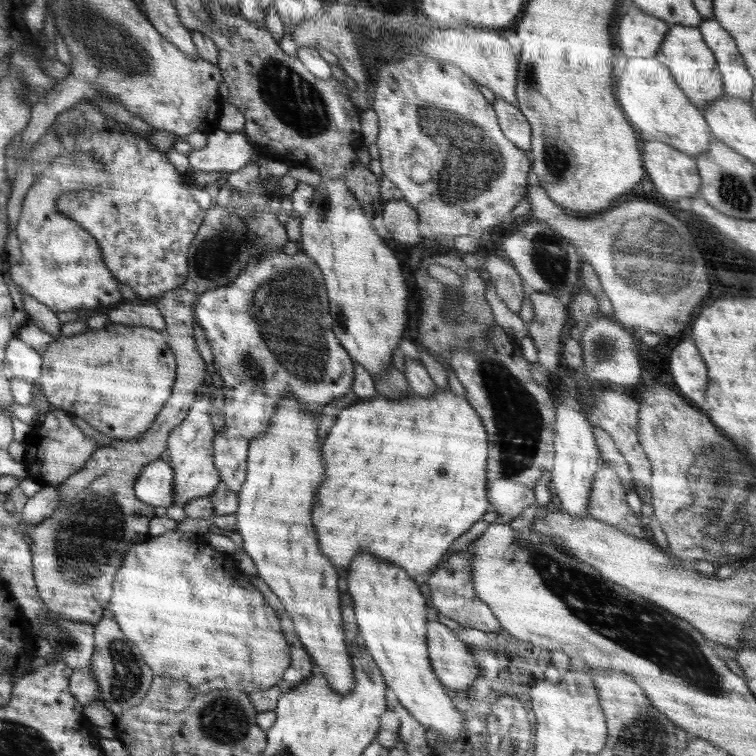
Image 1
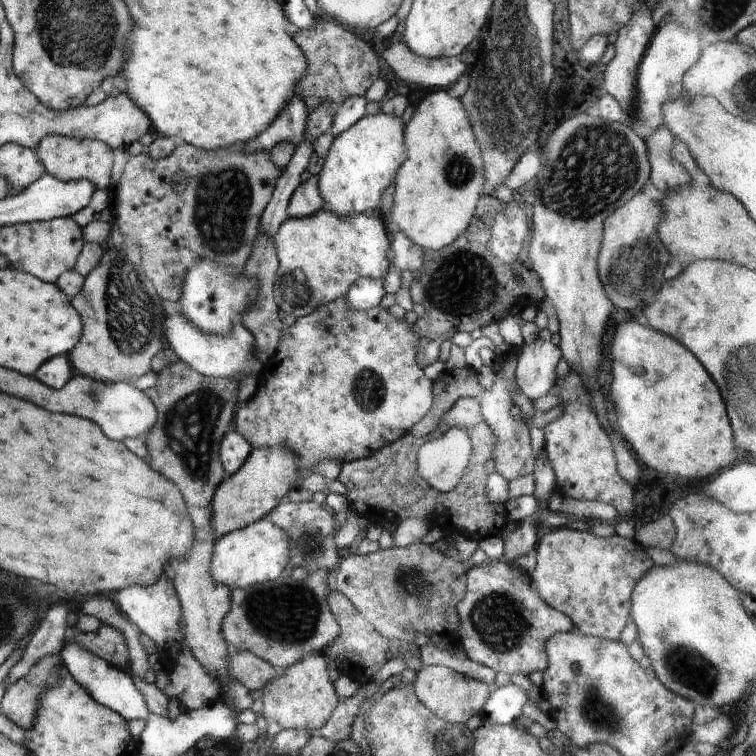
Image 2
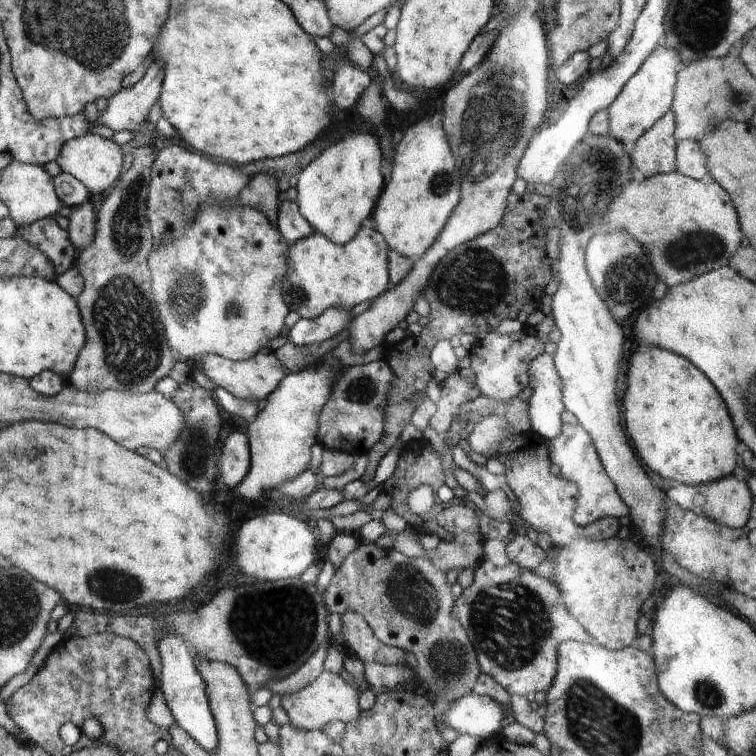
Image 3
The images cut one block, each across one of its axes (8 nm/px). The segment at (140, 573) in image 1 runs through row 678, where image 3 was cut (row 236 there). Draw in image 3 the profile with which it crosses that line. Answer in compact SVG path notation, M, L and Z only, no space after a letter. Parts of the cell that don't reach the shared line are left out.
M215 203L201 207L195 213L191 226L185 230L183 235L176 235L175 240L171 243L161 243L158 247L153 246L147 258L151 274L151 289L154 290L154 298L156 298L156 304L158 304L158 312L160 312L168 344L172 350L179 354L181 360L197 364L204 354L217 354L233 361L241 361L250 358L262 349L266 350L272 338L286 333L287 328L284 324L284 318L290 310L281 293L281 282L289 269L288 247L278 229L271 225L269 218L263 212L248 209L239 204L224 207Z

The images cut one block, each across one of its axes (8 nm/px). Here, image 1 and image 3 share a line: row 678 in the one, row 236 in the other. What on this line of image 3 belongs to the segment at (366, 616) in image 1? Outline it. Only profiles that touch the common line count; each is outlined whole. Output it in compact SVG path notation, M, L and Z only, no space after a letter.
M423 119L408 127L402 140L395 146L392 177L388 184L384 184L372 217L376 220L376 230L384 236L389 250L415 261L432 246L460 199L460 173L448 142L448 133L442 125L433 126L430 120Z

